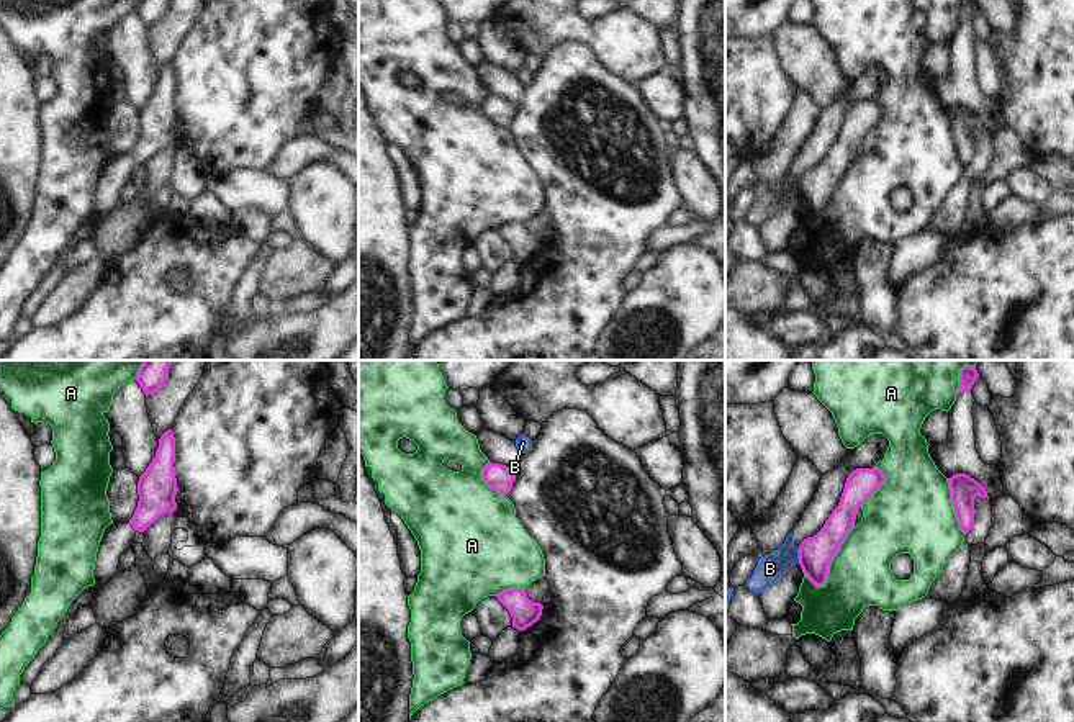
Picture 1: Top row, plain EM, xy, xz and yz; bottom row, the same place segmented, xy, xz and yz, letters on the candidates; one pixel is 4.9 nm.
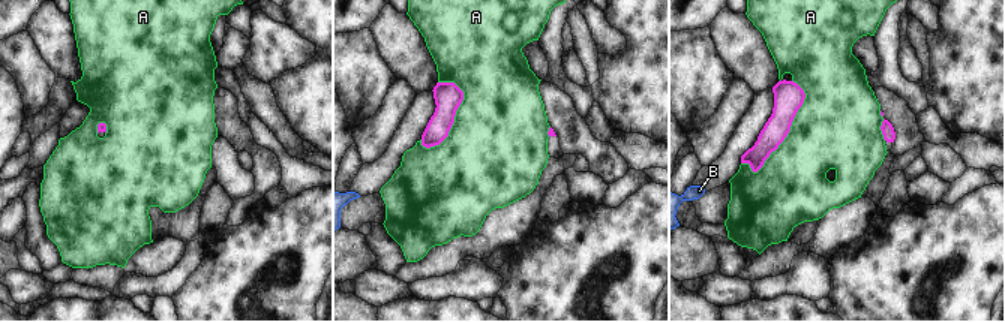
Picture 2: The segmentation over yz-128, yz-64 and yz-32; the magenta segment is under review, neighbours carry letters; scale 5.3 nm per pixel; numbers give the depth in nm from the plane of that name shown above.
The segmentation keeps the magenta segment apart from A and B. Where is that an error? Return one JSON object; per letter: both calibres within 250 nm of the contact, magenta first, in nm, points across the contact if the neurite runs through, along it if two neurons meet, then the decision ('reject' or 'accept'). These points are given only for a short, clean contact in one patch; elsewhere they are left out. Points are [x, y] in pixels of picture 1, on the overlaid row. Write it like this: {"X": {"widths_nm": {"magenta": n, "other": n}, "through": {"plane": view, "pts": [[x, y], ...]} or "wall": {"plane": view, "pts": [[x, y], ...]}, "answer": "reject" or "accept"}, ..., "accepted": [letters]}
{"A": {"widths_nm": {"magenta": 160, "other": 300}, "answer": "reject"}, "B": {"widths_nm": {"magenta": 160, "other": 140}, "wall": {"plane": "yz", "pts": [[798, 549], [799, 559]]}, "answer": "reject"}, "accepted": []}

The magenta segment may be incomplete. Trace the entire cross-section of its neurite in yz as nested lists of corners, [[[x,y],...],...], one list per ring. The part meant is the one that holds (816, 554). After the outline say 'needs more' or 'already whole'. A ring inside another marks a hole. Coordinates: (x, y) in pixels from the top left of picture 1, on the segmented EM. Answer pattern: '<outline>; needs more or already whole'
[[[856,468],[845,483],[838,506],[832,511],[824,527],[799,545],[802,573],[815,586],[825,586],[828,566],[840,545],[855,526],[858,509],[884,485],[886,476],[878,468]]]; already whole

